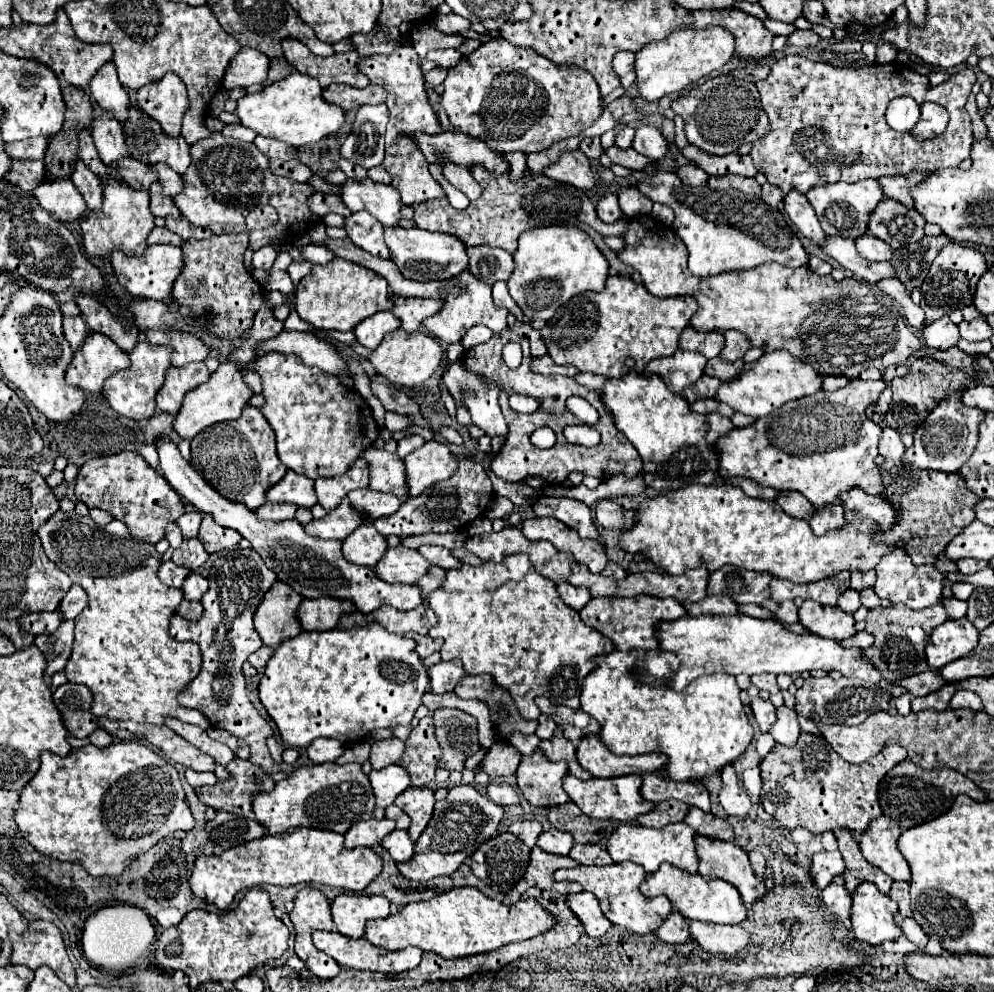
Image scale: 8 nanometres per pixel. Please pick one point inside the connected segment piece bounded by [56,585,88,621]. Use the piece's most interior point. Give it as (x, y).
(74, 601)

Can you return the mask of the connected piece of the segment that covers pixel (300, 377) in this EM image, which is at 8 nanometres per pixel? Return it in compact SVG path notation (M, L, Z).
M264 353L256 357L252 371L258 373L262 379L262 413L276 433L278 457L294 473L306 475L310 479L342 475L346 473L348 465L358 459L360 451L376 441L378 425L372 419L366 401L354 389L342 387L334 375L322 373L320 369L306 369L306 365L298 361L298 357L284 353Z

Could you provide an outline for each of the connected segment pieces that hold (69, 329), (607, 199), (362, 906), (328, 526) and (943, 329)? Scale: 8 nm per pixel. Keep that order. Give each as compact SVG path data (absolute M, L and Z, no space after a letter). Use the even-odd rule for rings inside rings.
M64 317L64 337L72 349L78 349L88 335L88 327L82 317Z
M604 193L596 203L596 213L604 223L616 223L622 217L616 193Z
M342 893L332 901L332 917L338 933L352 939L360 939L364 935L364 925L368 919L388 915L390 915L390 901L386 901L386 897Z
M344 497L342 503L336 509L328 511L322 519L312 519L308 525L304 525L304 531L320 539L344 541L362 523L364 523L362 513L354 513L350 501Z
M944 315L932 321L928 327L924 327L922 337L930 349L948 349L958 343L960 333L958 333L958 327L948 319L948 315Z

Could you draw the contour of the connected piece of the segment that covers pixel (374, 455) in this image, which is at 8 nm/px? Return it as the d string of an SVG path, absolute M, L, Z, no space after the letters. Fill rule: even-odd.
M372 445L372 449L362 451L362 459L370 465L370 489L394 493L400 501L408 499L404 463L396 453Z

